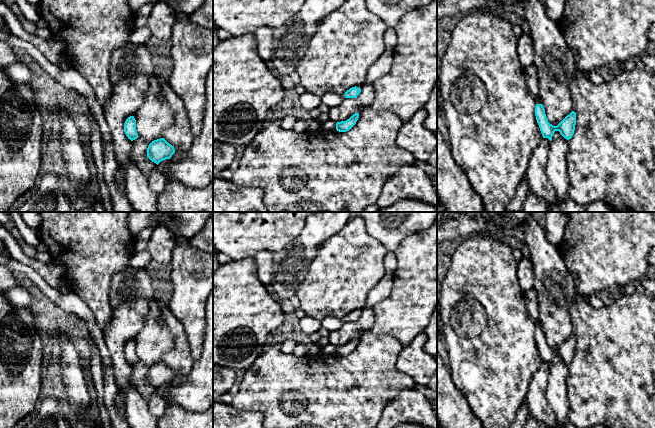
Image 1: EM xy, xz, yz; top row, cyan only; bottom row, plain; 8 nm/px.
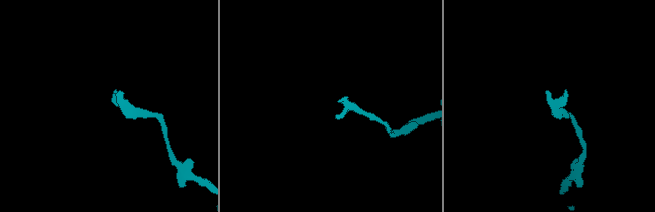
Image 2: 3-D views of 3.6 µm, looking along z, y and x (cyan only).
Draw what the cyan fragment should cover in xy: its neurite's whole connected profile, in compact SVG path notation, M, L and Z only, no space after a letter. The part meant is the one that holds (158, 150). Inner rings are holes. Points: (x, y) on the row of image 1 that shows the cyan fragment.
M164 138L152 141L147 148L147 157L157 165L163 160L170 159L174 153L174 147Z

